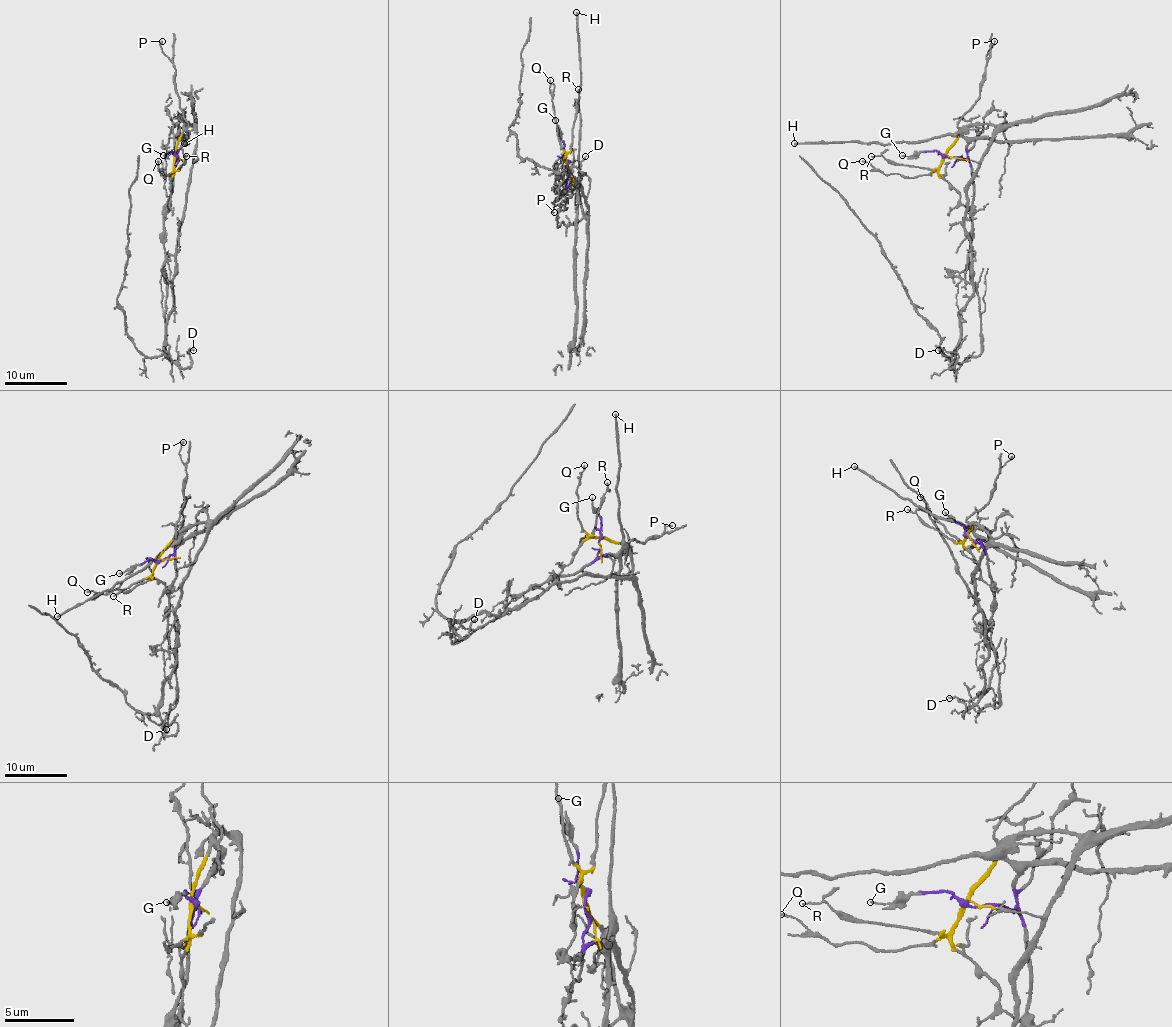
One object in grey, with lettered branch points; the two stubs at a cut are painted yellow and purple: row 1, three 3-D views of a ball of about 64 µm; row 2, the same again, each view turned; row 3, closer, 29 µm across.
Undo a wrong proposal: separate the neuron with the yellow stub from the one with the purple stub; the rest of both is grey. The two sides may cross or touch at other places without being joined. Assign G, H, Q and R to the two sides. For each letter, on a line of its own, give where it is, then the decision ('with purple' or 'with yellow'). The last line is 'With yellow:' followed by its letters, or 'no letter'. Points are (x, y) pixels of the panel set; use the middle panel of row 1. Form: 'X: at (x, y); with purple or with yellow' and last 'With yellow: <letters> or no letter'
G: at (555, 120); with purple
H: at (576, 12); with purple
Q: at (550, 80); with yellow
R: at (578, 89); with yellow
With yellow: Q, R

